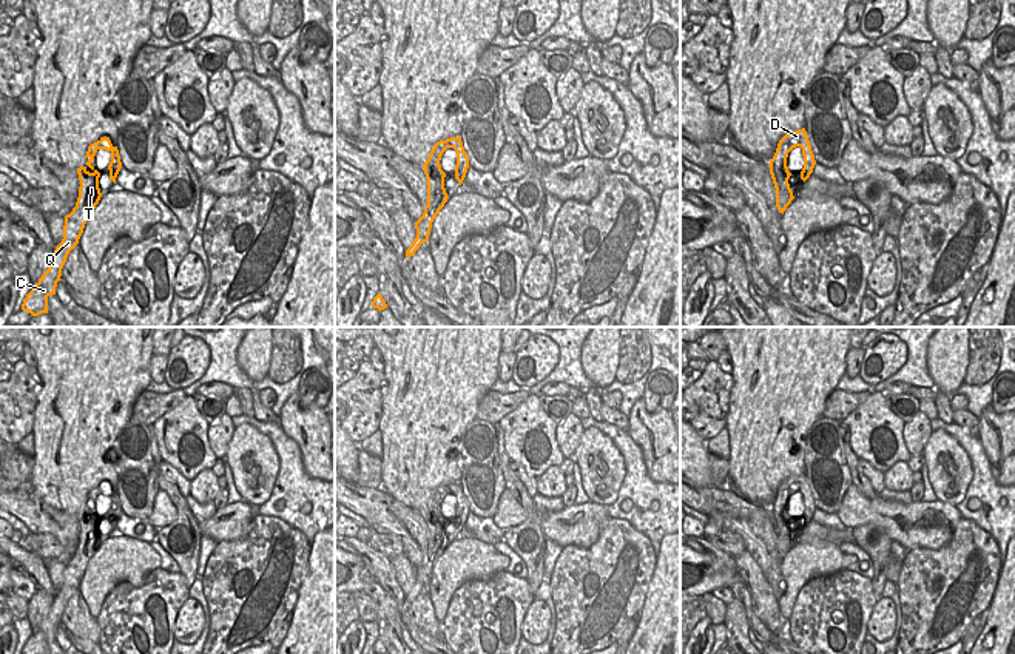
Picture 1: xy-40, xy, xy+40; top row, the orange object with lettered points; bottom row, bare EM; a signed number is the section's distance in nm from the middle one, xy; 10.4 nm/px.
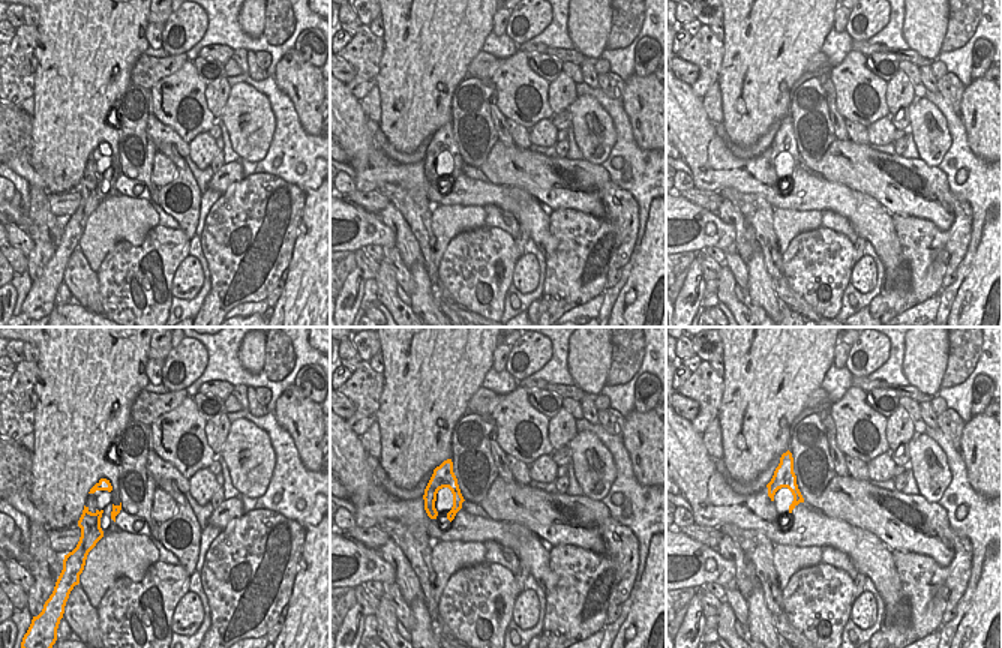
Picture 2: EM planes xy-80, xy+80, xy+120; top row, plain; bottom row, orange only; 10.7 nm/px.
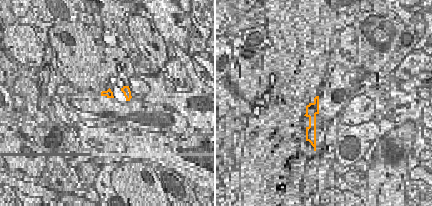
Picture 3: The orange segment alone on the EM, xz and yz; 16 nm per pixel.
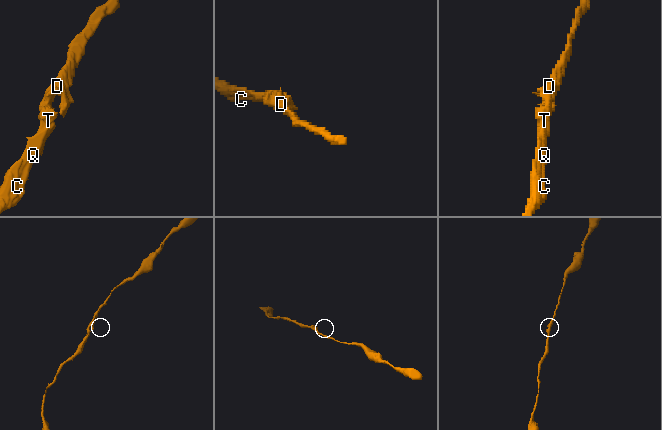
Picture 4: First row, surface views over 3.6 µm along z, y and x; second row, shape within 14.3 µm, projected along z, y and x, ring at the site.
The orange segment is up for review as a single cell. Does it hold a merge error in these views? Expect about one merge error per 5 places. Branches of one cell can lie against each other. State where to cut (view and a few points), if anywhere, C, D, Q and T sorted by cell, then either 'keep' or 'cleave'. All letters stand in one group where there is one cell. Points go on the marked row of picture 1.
no cut | C D Q T | keep

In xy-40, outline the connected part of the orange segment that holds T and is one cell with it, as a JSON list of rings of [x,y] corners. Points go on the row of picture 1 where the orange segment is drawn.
[[[100,137],[97,142],[88,147],[86,156],[89,160],[85,167],[77,168],[80,187],[76,207],[65,216],[63,239],[56,247],[48,270],[42,275],[32,290],[26,295],[22,304],[22,310],[39,316],[48,313],[48,298],[56,295],[57,282],[62,281],[62,268],[66,262],[69,251],[79,244],[89,213],[99,204],[102,193],[99,188],[100,173],[91,165],[99,150],[111,153],[111,162],[108,165],[110,179],[116,184],[116,177],[122,168],[117,147],[114,147],[110,137]]]

